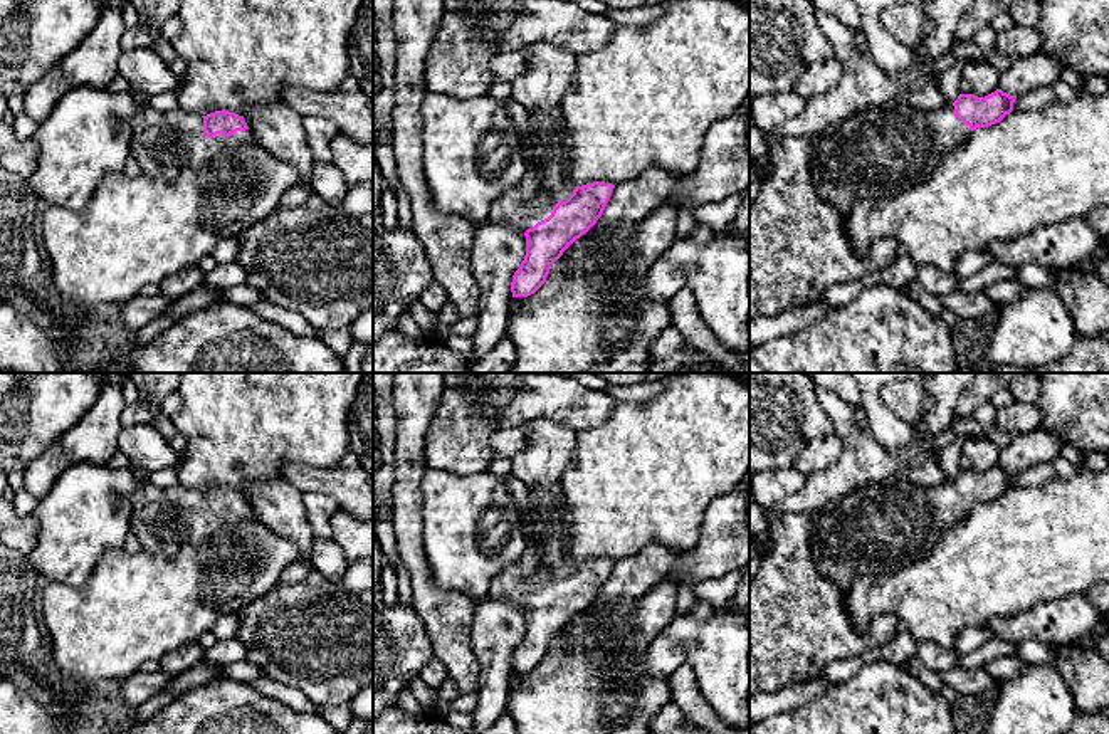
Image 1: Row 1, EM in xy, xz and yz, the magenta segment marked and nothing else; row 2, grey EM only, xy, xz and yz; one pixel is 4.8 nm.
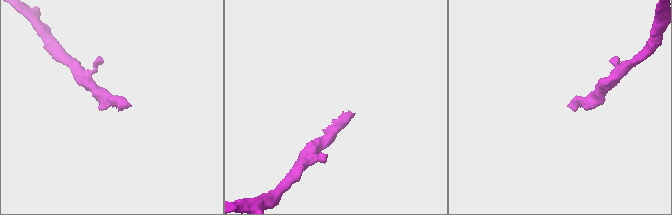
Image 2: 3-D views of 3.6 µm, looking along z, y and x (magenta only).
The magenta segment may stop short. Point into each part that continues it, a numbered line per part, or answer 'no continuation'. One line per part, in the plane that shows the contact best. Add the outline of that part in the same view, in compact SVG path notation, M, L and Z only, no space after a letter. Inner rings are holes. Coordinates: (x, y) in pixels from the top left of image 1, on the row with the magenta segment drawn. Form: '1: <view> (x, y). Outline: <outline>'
1: xy (168, 141). Outline: M146 106L133 121L131 158L143 175L161 176L185 168L200 170L218 155L254 143L250 129L207 138L202 116L181 107L163 113Z

